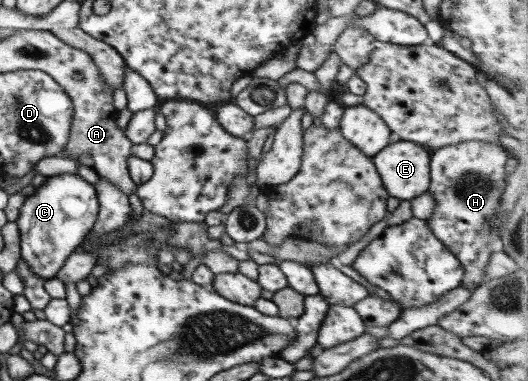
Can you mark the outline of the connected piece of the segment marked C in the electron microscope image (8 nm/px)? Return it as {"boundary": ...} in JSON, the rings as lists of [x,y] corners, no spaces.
{"boundary":[[[79,174],[50,176],[30,196],[26,196],[20,209],[18,225],[21,259],[44,281],[57,277],[66,259],[74,252],[94,228],[99,214],[99,201],[95,186]]]}

